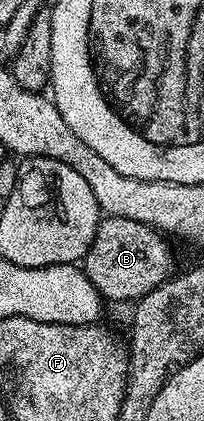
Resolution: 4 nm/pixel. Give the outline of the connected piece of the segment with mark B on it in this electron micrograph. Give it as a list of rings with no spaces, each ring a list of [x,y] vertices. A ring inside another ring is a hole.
[[[114,215],[102,218],[97,224],[97,232],[89,246],[89,252],[83,260],[84,273],[104,300],[114,299],[117,303],[125,303],[128,299],[136,301],[151,293],[151,289],[163,285],[174,274],[173,251],[168,242],[170,240],[162,232],[154,231],[152,227],[139,221],[127,221],[127,217]]]

